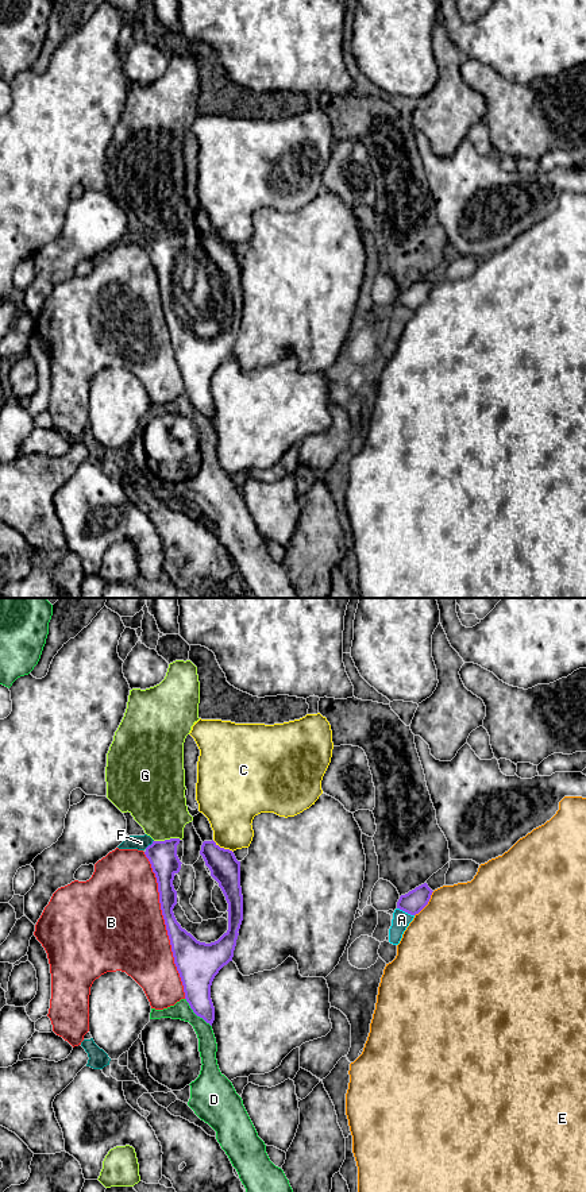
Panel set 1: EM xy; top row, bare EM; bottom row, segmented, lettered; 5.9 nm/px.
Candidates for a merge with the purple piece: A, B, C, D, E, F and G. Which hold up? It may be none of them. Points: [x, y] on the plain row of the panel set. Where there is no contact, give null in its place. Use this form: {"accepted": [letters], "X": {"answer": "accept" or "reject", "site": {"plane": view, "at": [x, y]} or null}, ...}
{"accepted": [], "A": {"answer": "reject", "site": {"plane": "xy", "at": [405, 307]}}, "B": {"answer": "reject", "site": {"plane": "xy", "at": [165, 319]}}, "C": {"answer": "reject", "site": {"plane": "xy", "at": [223, 243]}}, "D": {"answer": "reject", "site": {"plane": "xy", "at": [196, 409]}}, "E": {"answer": "reject", "site": {"plane": "xy", "at": [427, 299]}}, "F": {"answer": "reject", "site": {"plane": "xy", "at": [149, 240]}}, "G": {"answer": "reject", "site": {"plane": "xy", "at": [166, 235]}}}

